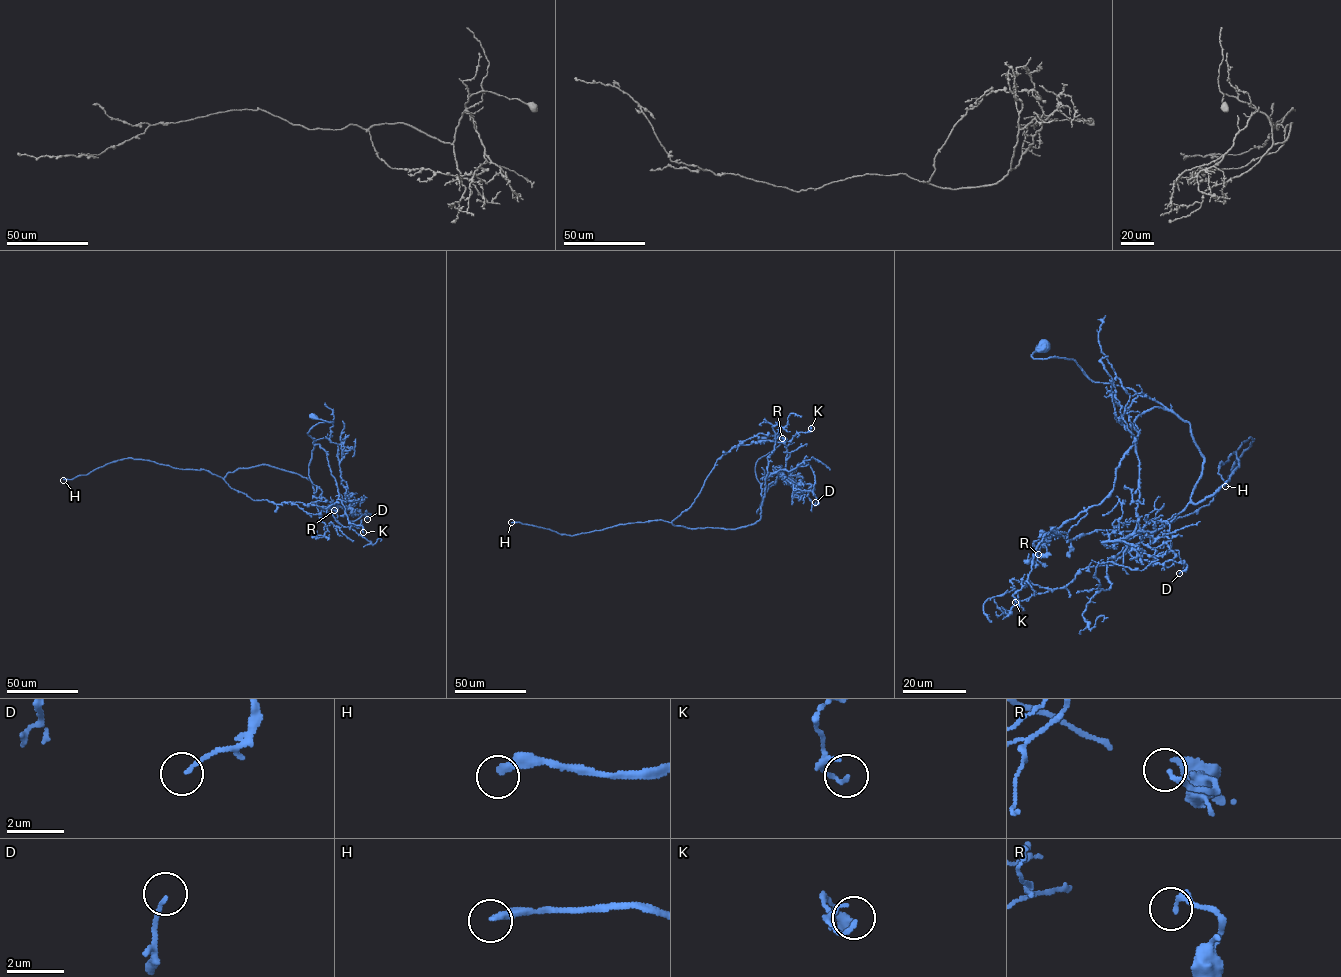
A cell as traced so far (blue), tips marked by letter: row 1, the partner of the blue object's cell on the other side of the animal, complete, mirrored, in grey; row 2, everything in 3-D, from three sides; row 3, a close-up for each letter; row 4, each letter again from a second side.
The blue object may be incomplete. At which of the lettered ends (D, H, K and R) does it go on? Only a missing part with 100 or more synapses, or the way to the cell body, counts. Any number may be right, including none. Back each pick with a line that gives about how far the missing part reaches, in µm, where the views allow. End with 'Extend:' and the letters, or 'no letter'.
H: Missing length about 140 µm
Extend: H

